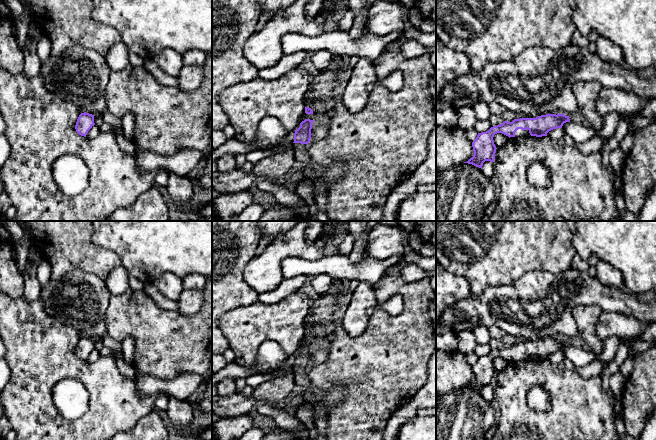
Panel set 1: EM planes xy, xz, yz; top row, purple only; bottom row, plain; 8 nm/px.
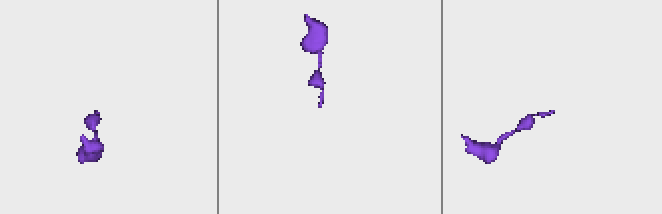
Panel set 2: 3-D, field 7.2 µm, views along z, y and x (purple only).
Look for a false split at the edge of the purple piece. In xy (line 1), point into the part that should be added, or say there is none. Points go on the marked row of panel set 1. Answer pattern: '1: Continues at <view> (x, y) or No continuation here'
1: No continuation here

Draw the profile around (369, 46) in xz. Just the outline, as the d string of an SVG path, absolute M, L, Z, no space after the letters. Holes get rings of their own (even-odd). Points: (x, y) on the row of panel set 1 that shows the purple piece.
M334 31L318 36L307 36L301 33L288 33L281 39L283 55L291 55L299 51L308 53L327 50L339 56L357 56L359 59L377 59L388 43L394 42L401 36L400 31L386 35L363 33L358 39L353 39L349 32Z

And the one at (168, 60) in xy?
M165 48L152 56L158 67L170 76L177 76L184 66L182 54L173 49Z

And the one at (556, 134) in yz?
M562 128L553 129L547 133L547 136L553 140L563 140L565 135L566 133Z

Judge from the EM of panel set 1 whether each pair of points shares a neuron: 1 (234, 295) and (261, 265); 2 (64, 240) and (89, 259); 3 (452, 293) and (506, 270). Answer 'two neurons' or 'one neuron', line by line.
1: two neurons
2: one neuron
3: two neurons

